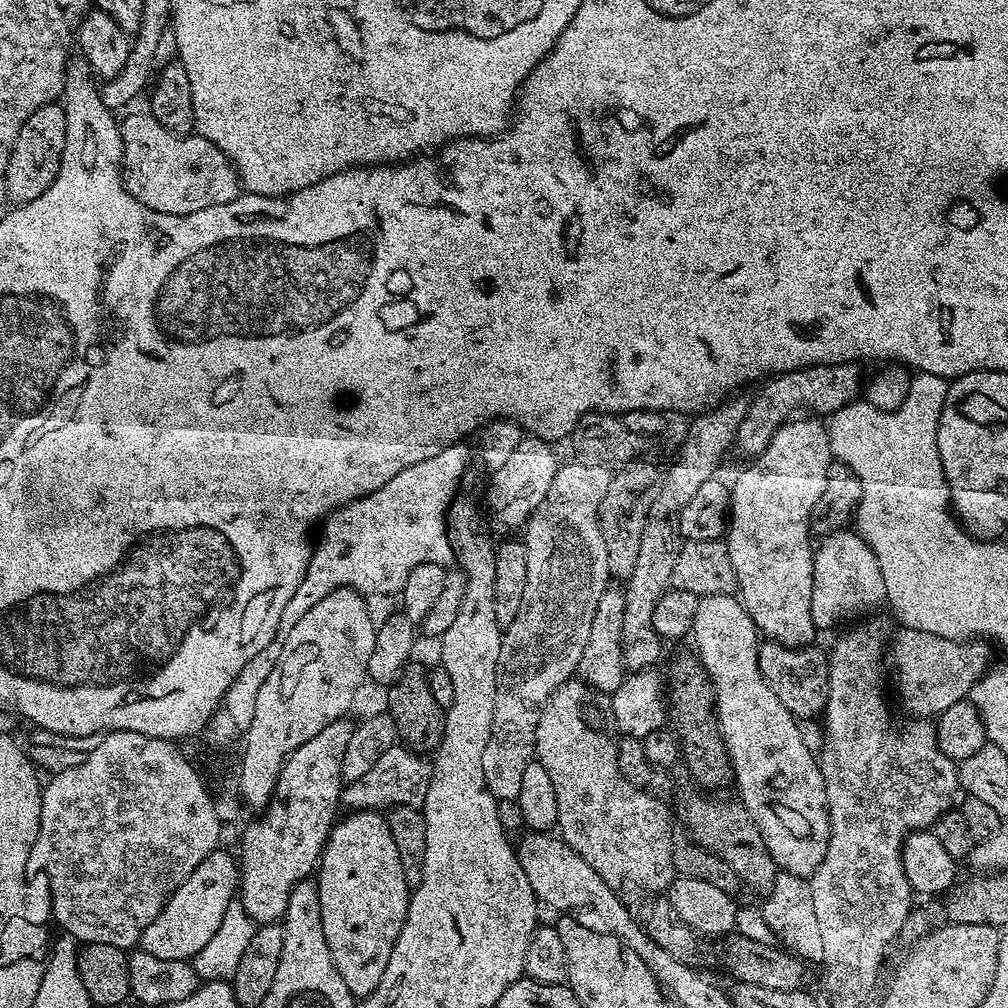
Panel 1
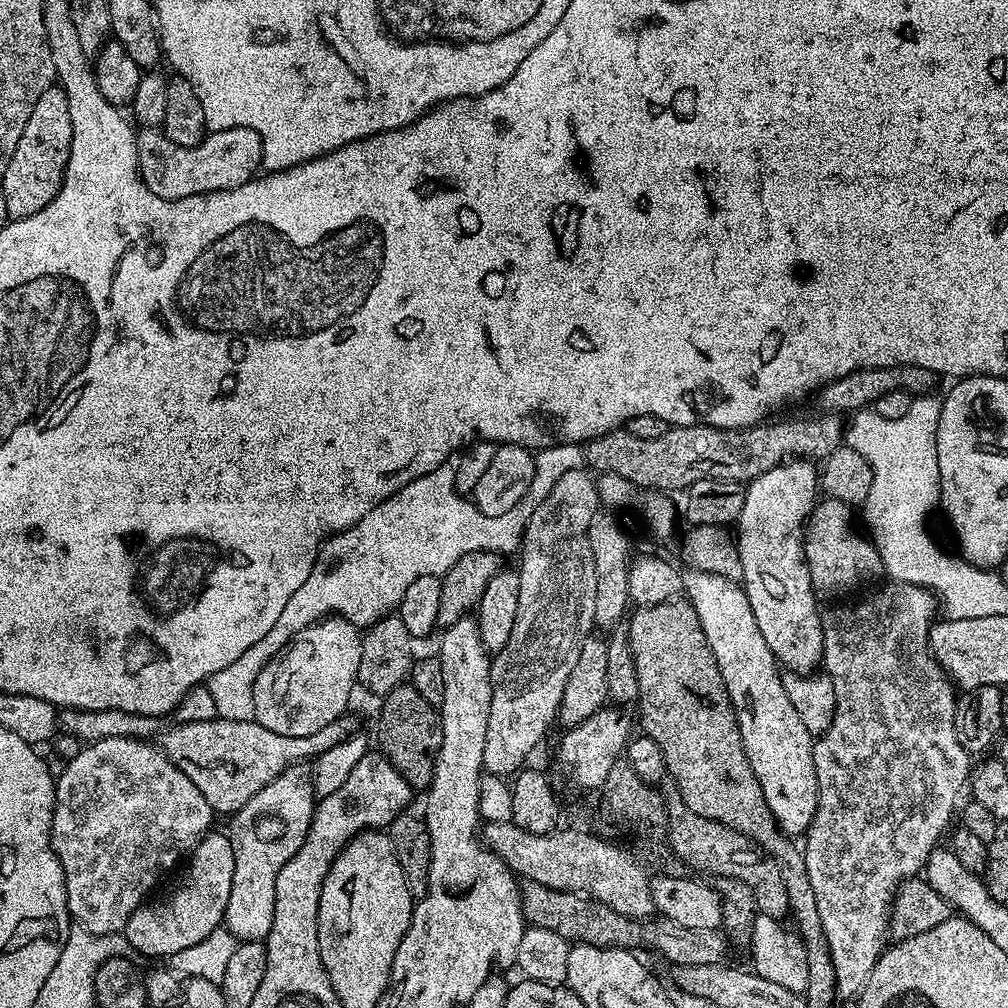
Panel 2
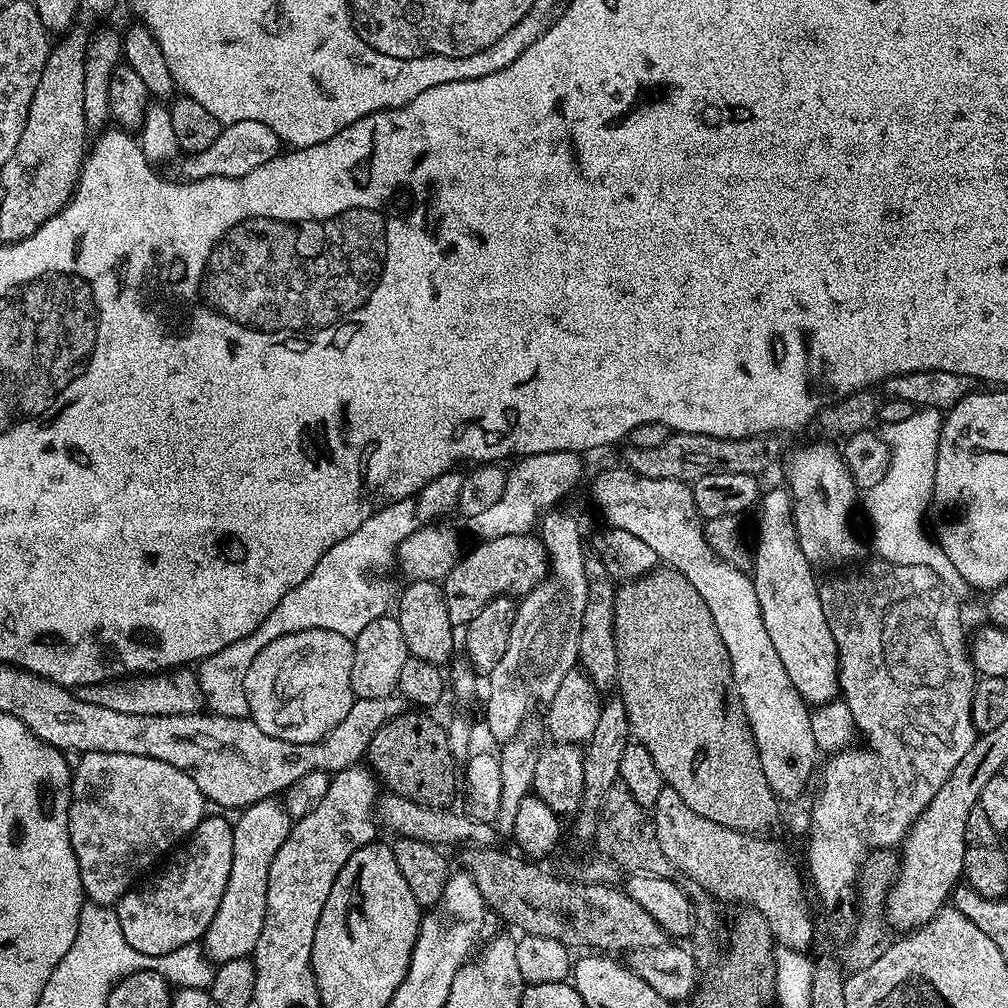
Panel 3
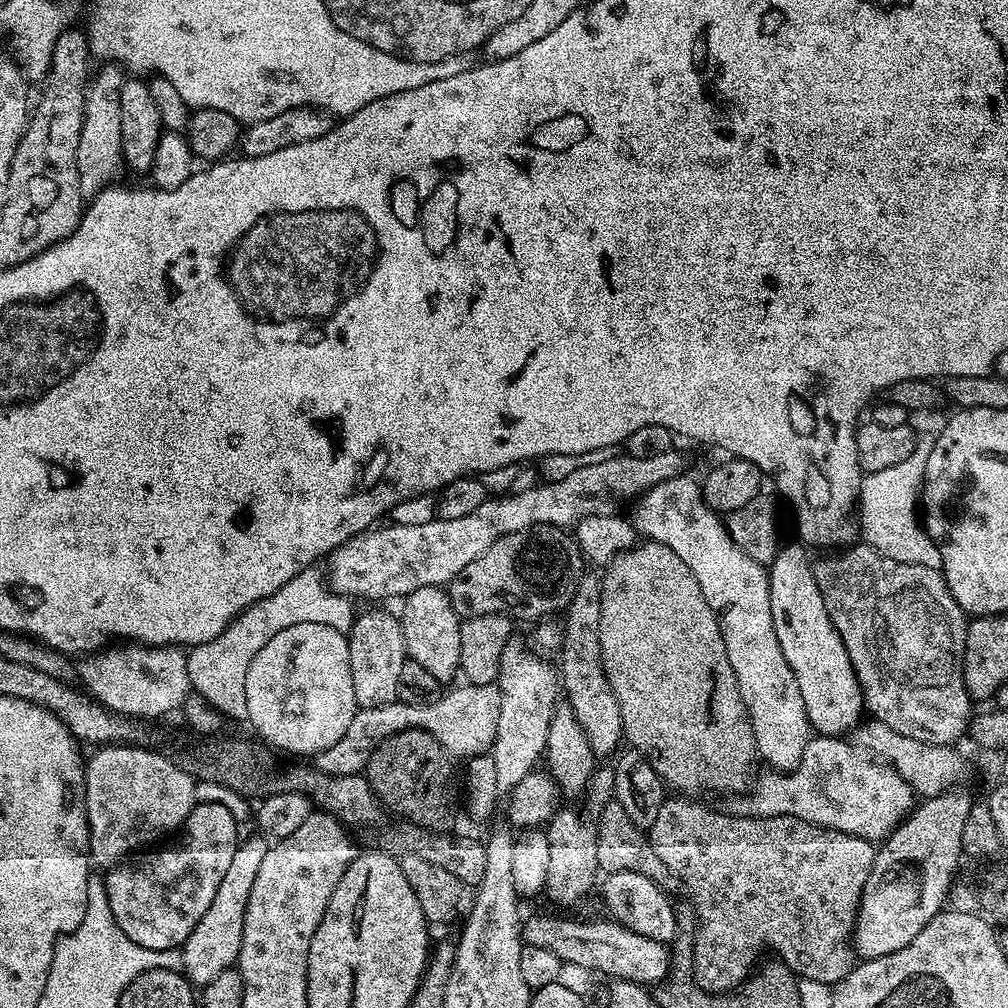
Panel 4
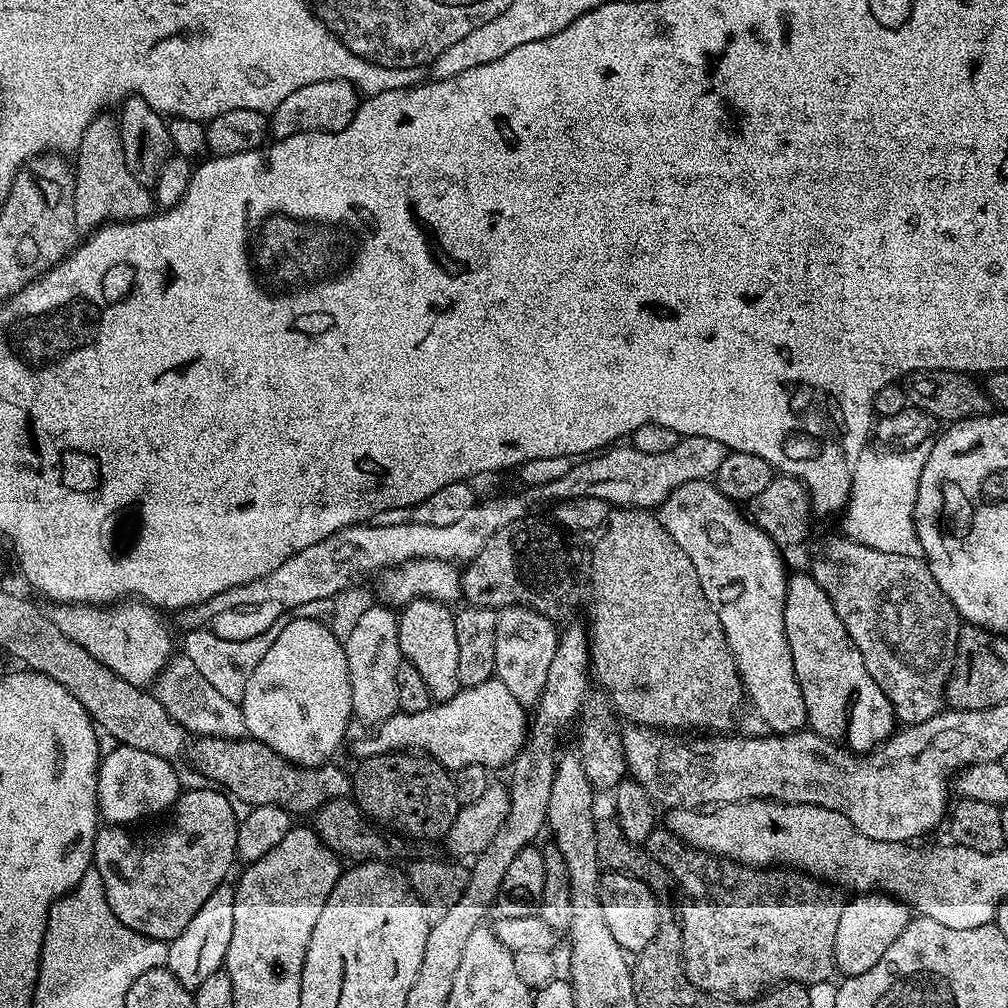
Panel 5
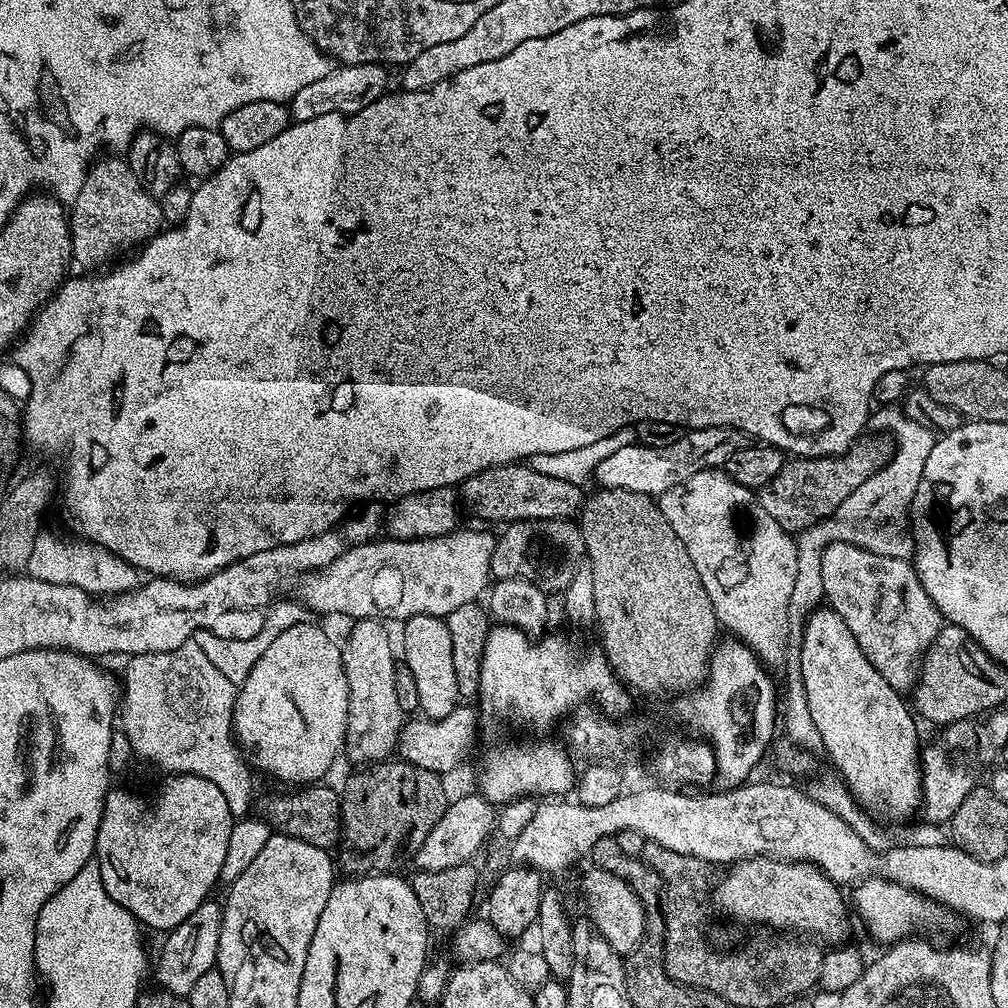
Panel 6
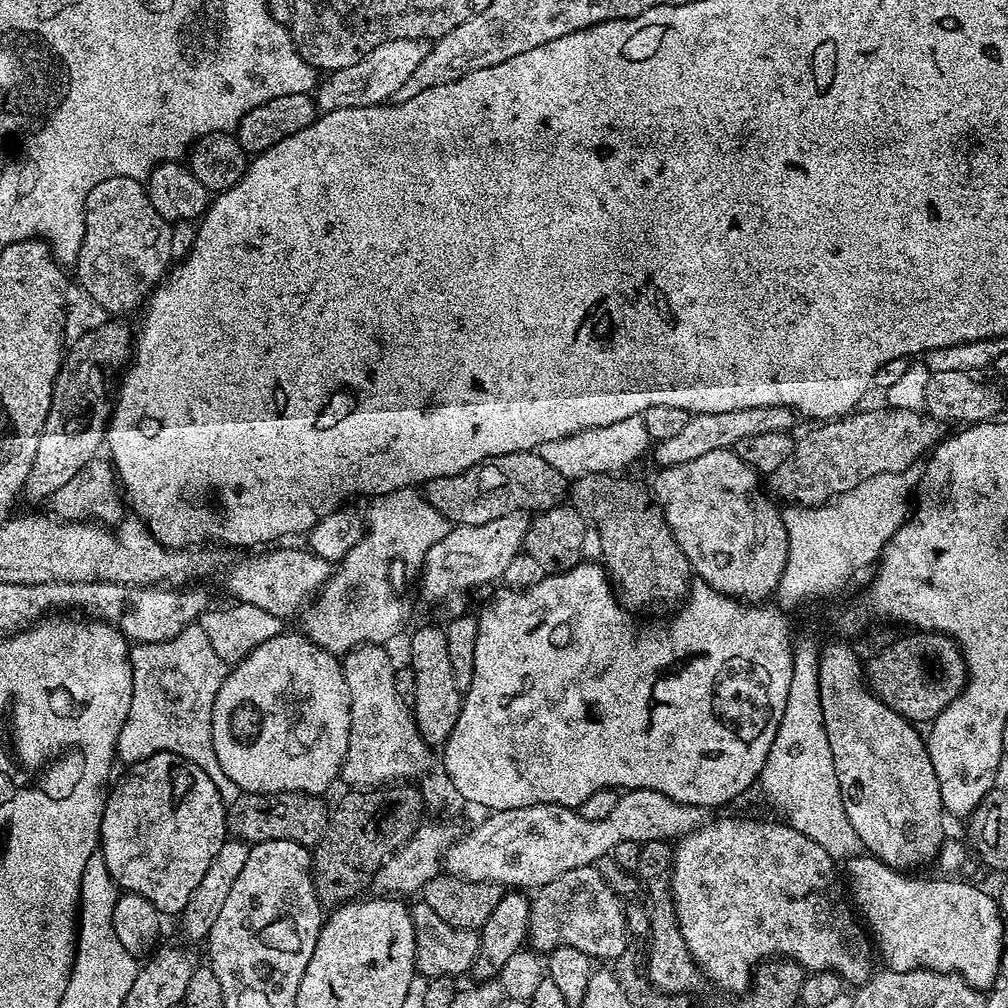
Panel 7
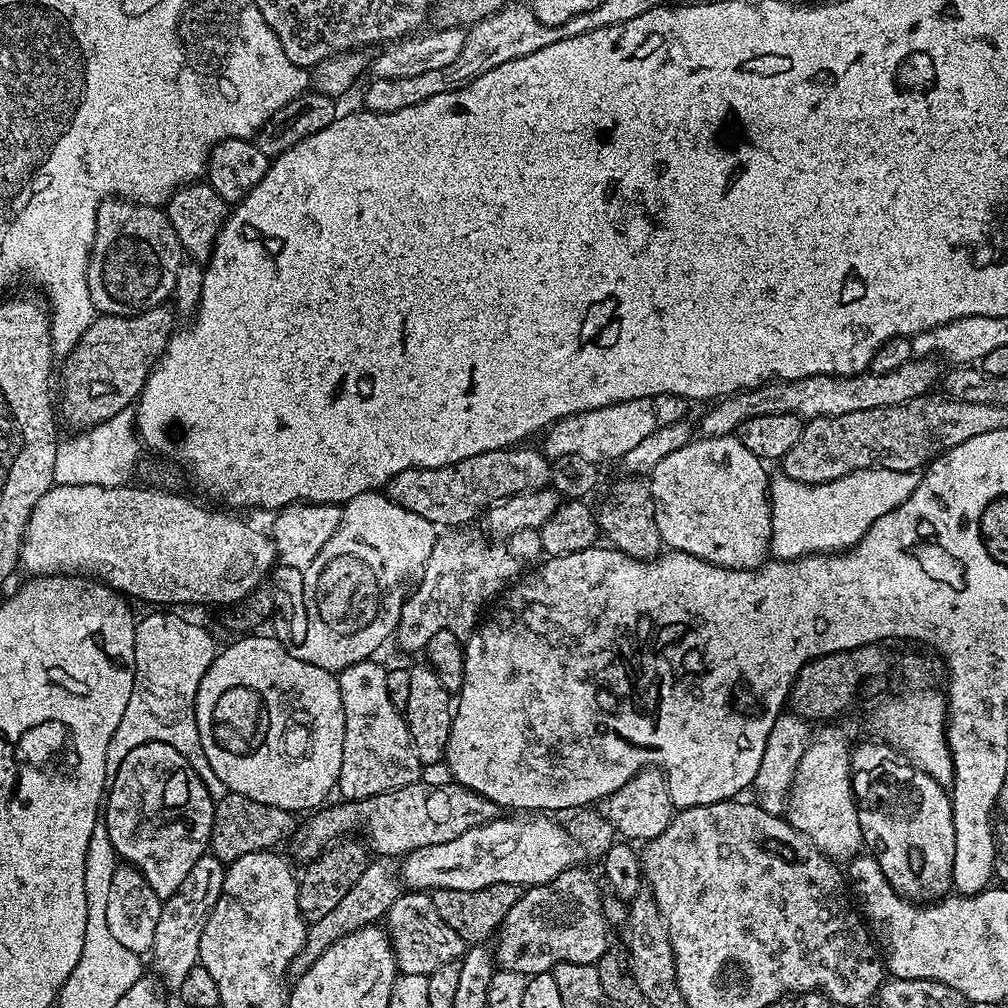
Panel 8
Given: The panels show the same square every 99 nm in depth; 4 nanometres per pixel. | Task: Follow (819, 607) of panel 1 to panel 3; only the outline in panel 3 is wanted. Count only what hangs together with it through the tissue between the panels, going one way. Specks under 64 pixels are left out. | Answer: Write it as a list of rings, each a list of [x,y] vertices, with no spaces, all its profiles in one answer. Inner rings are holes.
[[[808,444],[798,449],[788,460],[786,487],[792,493],[795,504],[792,521],[796,523],[796,532],[800,535],[798,546],[802,546],[802,554],[806,554],[813,569],[840,570],[848,566],[843,564],[861,559],[859,556],[863,554],[864,548],[848,525],[858,489],[837,445],[835,448],[832,444]]]

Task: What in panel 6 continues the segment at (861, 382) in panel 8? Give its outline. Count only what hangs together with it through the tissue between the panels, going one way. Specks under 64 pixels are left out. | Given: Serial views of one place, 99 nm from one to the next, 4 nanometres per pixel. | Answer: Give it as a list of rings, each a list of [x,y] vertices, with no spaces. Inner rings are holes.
[[[710,426],[709,428],[693,428],[685,431],[670,446],[646,446],[639,442],[633,442],[630,446],[622,446],[610,458],[600,462],[596,467],[595,483],[600,483],[601,489],[617,488],[618,490],[630,490],[634,494],[646,494],[653,498],[666,490],[686,482],[694,474],[711,468],[723,469],[724,464],[738,450],[748,447],[750,437],[747,432],[741,432],[739,428],[723,428],[722,426]]]

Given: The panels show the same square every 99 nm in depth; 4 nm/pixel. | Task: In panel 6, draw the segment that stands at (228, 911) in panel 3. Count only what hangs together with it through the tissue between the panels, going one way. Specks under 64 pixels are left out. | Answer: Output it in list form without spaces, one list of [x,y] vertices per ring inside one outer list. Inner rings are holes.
[[[212,898],[205,900],[202,906],[198,906],[198,910],[194,910],[194,914],[190,914],[190,918],[186,918],[186,922],[182,922],[163,937],[164,949],[160,952],[160,961],[157,964],[155,961],[154,964],[156,980],[160,983],[157,985],[163,991],[187,998],[198,978],[216,968],[222,908],[214,901]]]

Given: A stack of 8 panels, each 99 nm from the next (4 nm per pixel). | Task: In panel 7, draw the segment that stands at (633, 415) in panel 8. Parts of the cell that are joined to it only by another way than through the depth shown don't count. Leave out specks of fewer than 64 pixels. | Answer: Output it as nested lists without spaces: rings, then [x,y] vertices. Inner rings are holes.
[[[639,415],[634,418],[622,418],[622,422],[614,422],[610,426],[598,426],[578,434],[570,434],[566,438],[554,438],[554,442],[542,442],[538,451],[549,466],[558,470],[558,474],[566,478],[577,478],[590,476],[593,472],[623,473],[623,468],[630,467],[644,451],[645,455],[649,448],[646,422],[643,415]]]

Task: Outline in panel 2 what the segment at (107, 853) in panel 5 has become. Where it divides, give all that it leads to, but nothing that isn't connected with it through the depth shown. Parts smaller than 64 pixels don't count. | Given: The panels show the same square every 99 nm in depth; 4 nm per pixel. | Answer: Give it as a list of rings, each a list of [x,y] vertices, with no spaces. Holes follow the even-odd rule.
[[[208,831],[196,843],[196,847],[192,849],[183,865],[184,873],[181,874],[176,889],[165,900],[149,899],[141,904],[138,910],[134,910],[134,914],[130,914],[122,935],[128,940],[129,949],[133,953],[136,951],[141,952],[144,956],[171,958],[174,954],[187,950],[189,946],[198,946],[202,938],[206,938],[215,928],[223,925],[226,902],[230,902],[230,882],[234,882],[234,846],[232,837],[227,831],[216,831]]]

